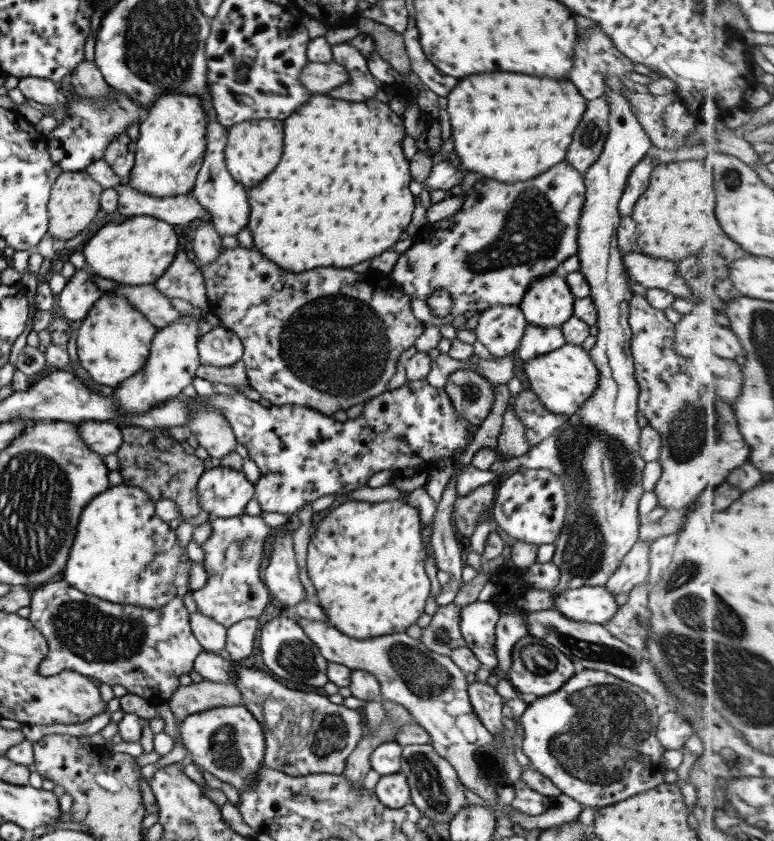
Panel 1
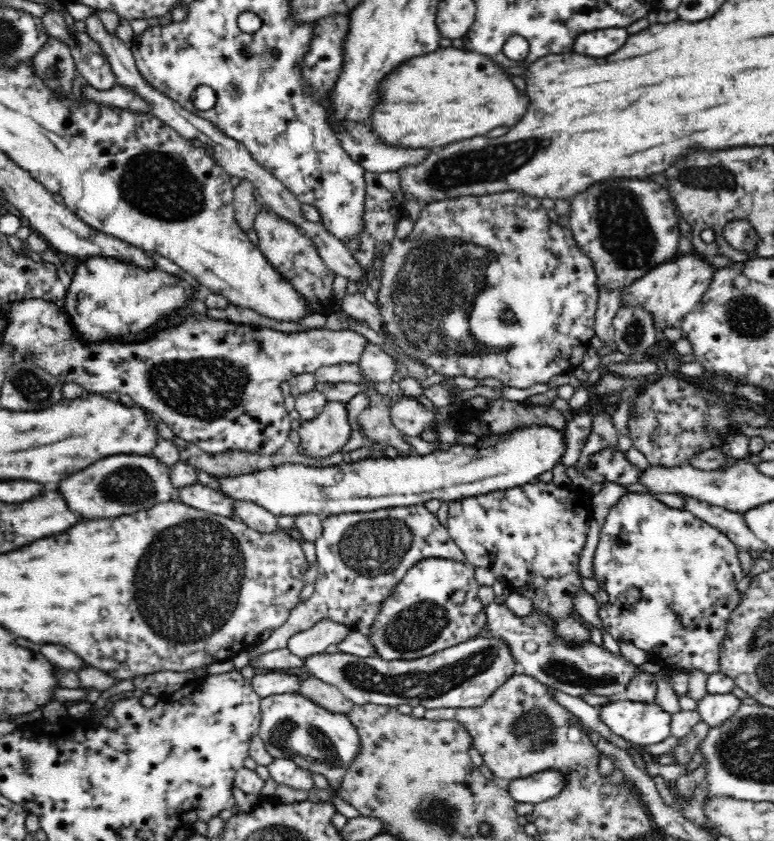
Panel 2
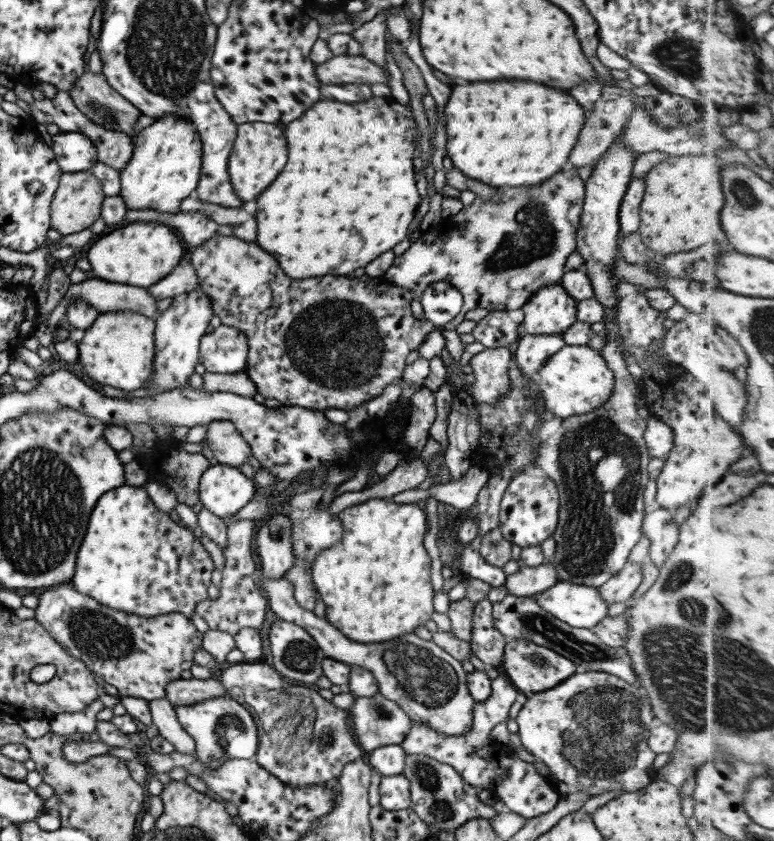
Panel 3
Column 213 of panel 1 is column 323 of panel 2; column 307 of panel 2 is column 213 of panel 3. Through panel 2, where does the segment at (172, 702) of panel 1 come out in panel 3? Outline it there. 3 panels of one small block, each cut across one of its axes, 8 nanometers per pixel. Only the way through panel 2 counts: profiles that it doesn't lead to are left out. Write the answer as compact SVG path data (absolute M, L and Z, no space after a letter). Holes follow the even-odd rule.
M191 677L189 679L171 679L165 685L164 698L175 708L221 695L228 696L221 686L221 682L210 677L203 680Z

